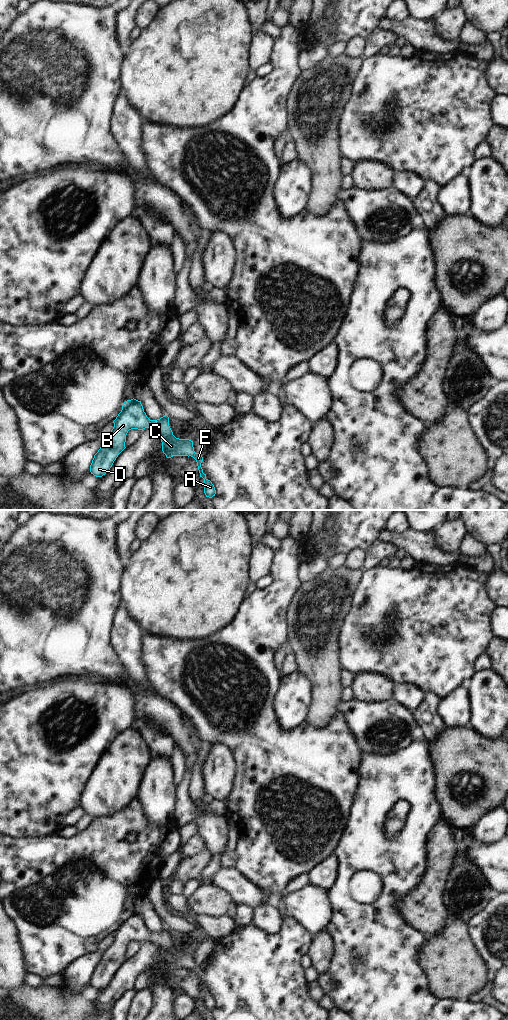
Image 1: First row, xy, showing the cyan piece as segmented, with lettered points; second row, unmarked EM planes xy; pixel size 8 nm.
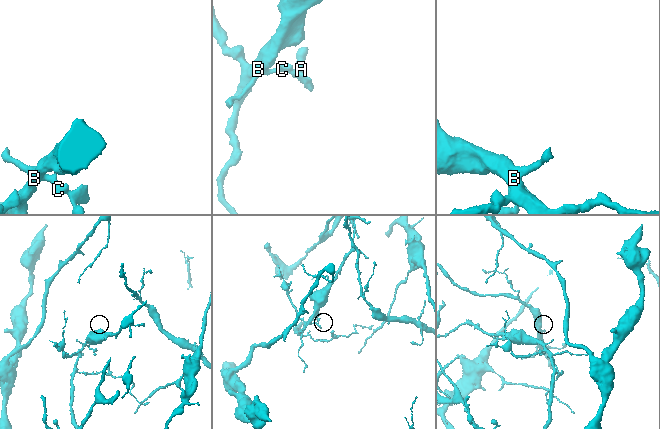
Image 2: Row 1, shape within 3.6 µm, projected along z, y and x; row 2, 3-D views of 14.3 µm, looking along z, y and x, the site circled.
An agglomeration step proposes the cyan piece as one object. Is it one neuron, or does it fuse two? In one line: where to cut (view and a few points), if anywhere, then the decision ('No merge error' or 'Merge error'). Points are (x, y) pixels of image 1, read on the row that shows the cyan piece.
No split. No merge error.

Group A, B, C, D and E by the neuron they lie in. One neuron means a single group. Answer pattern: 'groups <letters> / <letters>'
groups A B C D E

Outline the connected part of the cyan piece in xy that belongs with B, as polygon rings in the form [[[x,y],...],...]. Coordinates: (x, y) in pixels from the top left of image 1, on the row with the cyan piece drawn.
[[[136,399],[127,400],[122,405],[122,410],[113,421],[114,427],[108,436],[102,441],[101,447],[94,455],[90,465],[90,472],[96,477],[102,477],[112,467],[118,455],[126,448],[126,435],[131,429],[143,430],[149,428],[160,436],[162,451],[167,458],[173,456],[191,456],[198,466],[200,477],[204,479],[204,493],[206,497],[212,498],[216,494],[214,485],[203,473],[201,453],[196,453],[193,441],[179,439],[173,435],[169,426],[167,415],[157,420],[150,420],[144,412],[141,401]]]

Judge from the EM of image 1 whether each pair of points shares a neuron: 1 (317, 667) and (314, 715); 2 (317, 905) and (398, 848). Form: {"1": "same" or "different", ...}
{"1": "same", "2": "different"}

